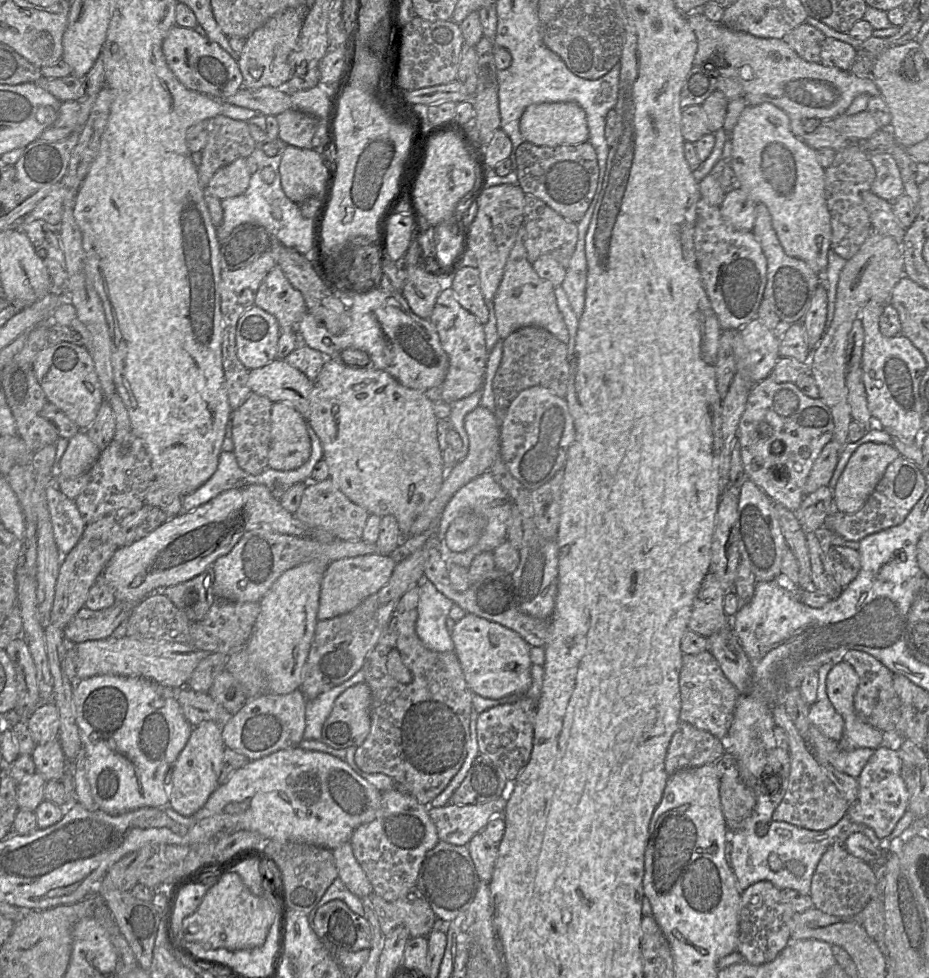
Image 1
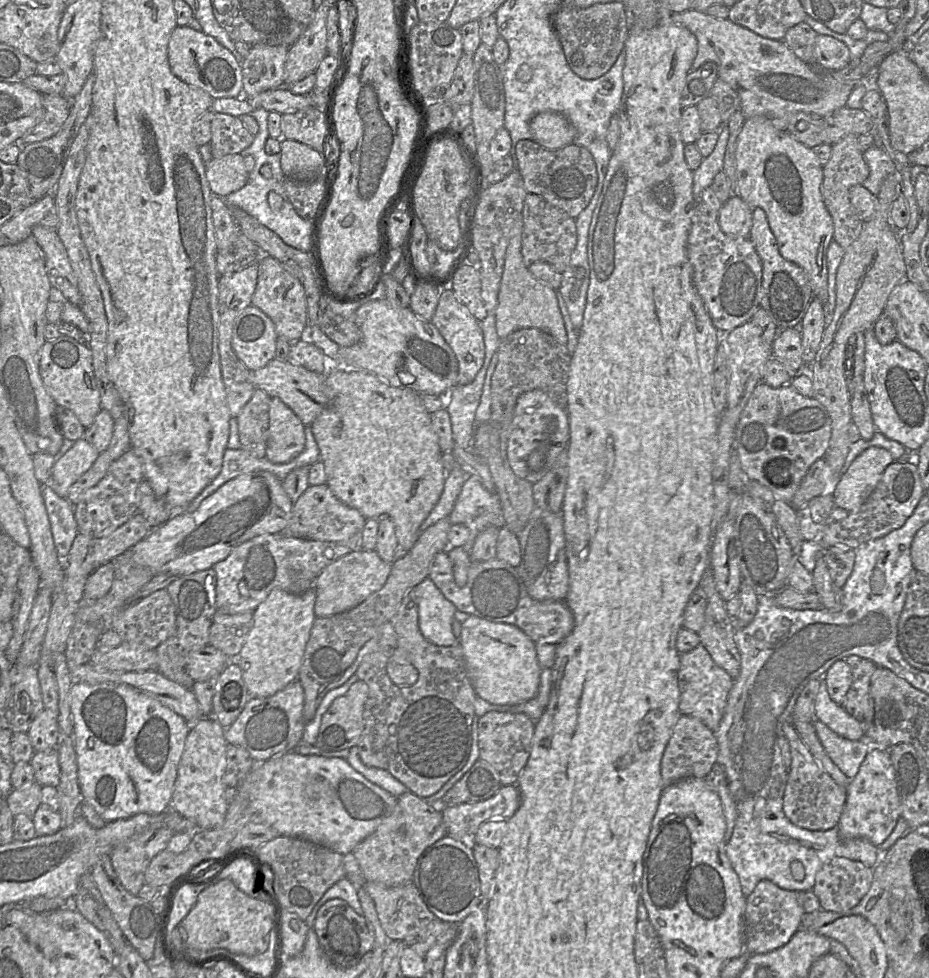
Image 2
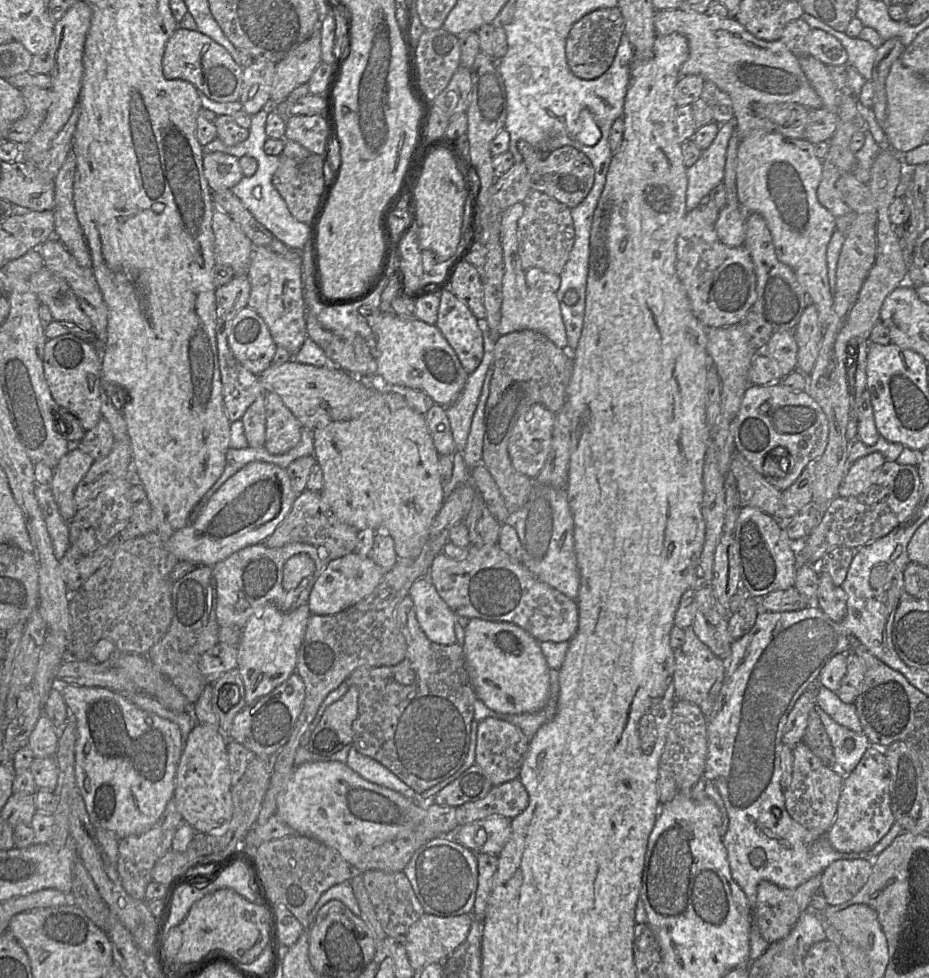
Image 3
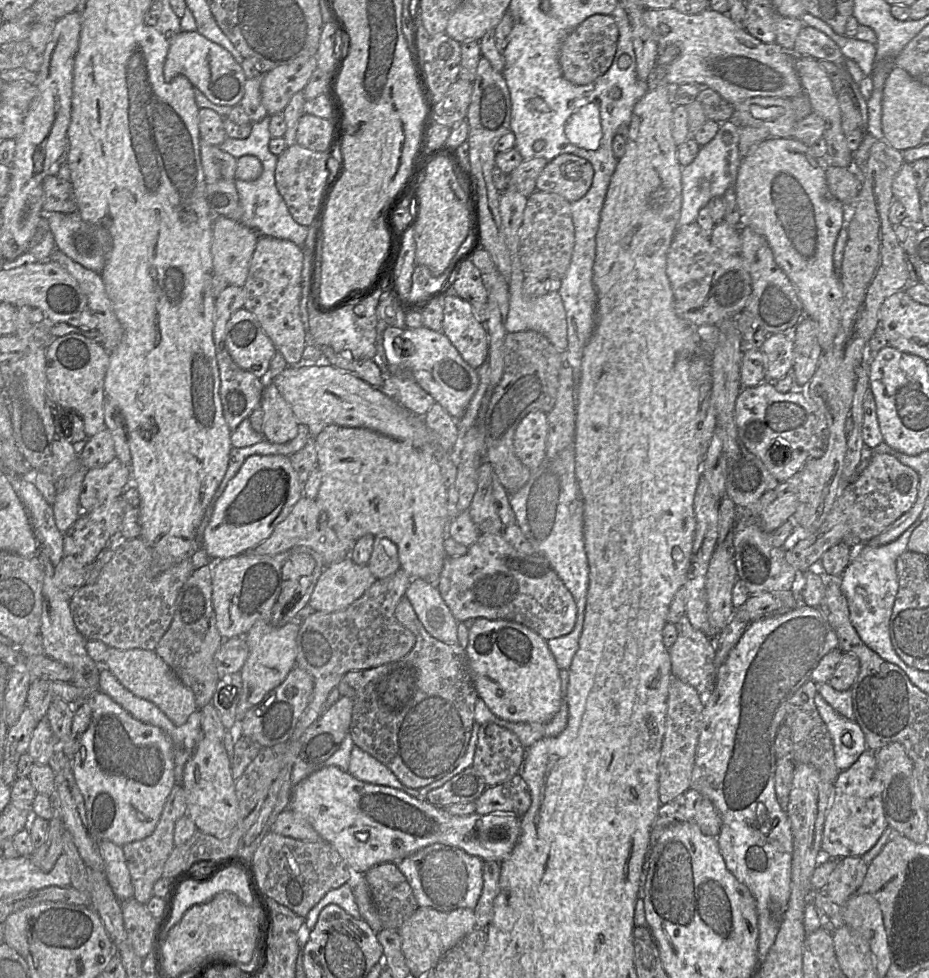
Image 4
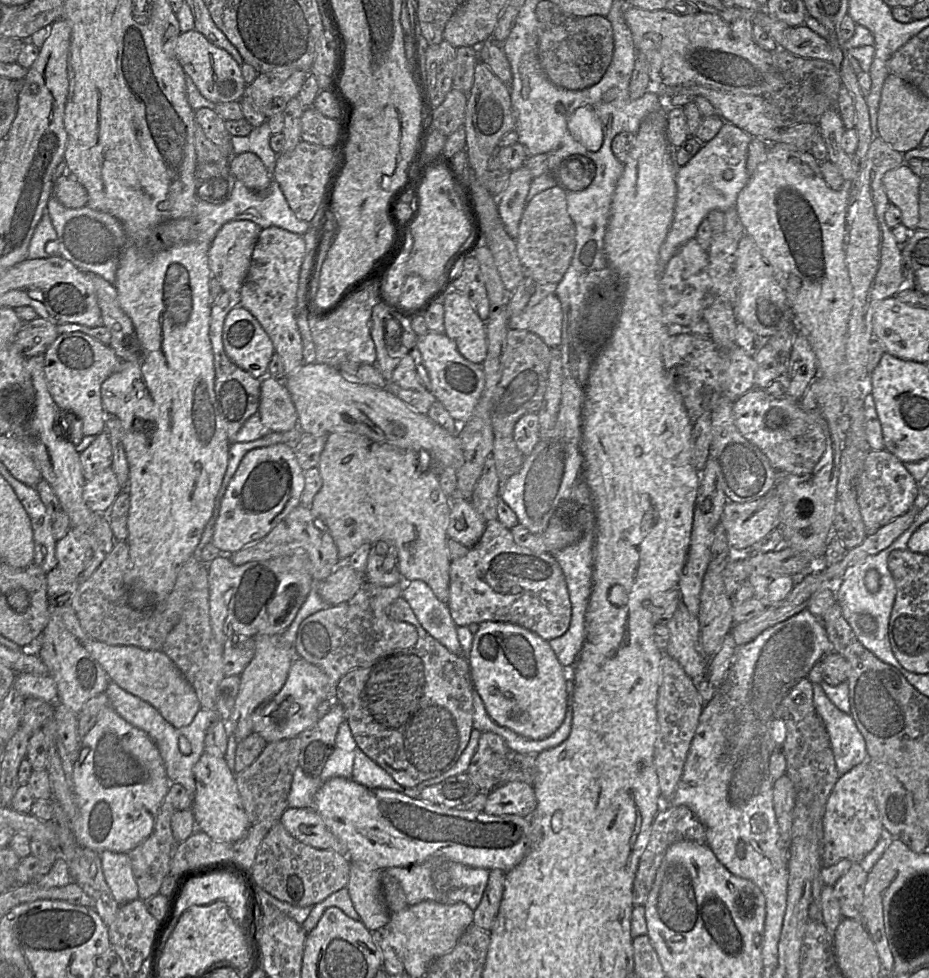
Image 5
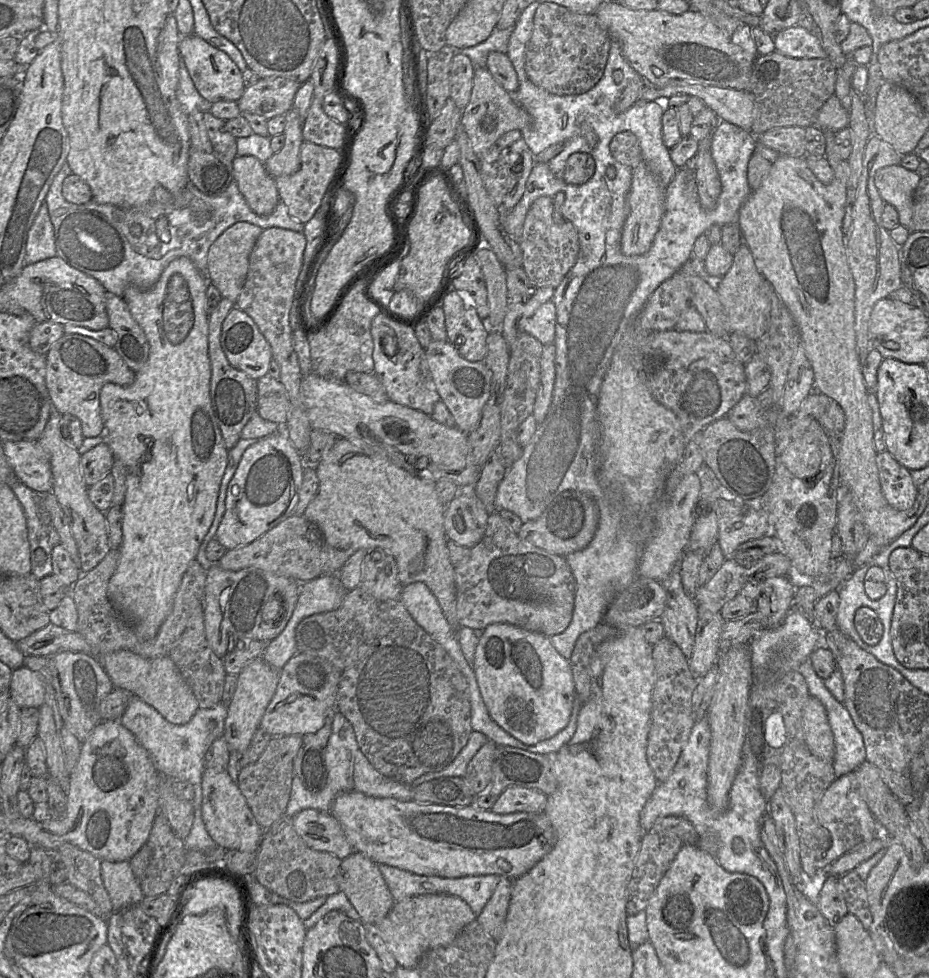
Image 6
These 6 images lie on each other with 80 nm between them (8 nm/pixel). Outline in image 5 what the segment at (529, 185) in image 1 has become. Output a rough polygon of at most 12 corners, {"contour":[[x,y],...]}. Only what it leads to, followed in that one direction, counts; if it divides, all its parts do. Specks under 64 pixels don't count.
{"contour":[[581,154],[565,158],[554,177],[569,191],[586,189],[595,163]]}

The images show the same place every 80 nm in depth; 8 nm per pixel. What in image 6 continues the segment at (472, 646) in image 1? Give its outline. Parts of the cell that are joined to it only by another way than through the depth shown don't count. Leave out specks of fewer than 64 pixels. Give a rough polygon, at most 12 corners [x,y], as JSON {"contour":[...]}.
{"contour":[[507,623],[472,669],[492,720],[522,743],[568,724],[570,661]]}

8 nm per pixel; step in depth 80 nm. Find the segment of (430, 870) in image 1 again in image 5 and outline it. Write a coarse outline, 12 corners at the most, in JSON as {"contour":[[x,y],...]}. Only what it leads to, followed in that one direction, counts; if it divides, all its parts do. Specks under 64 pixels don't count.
{"contour":[[429,858],[386,871],[408,906],[480,904],[489,870]]}

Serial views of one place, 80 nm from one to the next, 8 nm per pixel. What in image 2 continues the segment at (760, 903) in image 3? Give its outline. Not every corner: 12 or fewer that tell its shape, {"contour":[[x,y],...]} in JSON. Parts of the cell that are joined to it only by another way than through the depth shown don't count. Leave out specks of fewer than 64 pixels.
{"contour":[[761,880],[746,897],[745,951],[765,954],[801,928],[798,891]]}

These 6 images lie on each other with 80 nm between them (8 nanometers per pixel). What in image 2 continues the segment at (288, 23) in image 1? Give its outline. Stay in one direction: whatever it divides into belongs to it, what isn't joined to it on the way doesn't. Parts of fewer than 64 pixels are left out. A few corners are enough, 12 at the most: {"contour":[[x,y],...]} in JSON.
{"contour":[[256,44],[241,64],[242,96],[284,85],[289,46]]}

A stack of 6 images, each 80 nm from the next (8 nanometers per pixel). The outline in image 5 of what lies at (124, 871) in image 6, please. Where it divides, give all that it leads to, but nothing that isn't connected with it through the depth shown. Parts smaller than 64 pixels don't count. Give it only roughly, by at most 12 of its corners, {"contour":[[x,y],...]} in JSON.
{"contour":[[128,854],[99,856],[104,878],[119,906],[138,899]]}

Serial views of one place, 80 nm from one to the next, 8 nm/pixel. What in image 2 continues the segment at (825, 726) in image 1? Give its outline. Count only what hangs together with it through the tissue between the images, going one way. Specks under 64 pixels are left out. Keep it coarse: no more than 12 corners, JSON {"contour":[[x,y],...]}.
{"contour":[[820,678],[814,717],[836,734],[864,738],[864,725],[830,698]]}

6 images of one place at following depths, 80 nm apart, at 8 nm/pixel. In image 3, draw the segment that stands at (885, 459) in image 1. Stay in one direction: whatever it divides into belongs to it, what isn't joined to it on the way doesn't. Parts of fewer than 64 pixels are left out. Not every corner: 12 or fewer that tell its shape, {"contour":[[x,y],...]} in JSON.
{"contour":[[873,452],[846,471],[838,496],[858,496],[885,462]]}

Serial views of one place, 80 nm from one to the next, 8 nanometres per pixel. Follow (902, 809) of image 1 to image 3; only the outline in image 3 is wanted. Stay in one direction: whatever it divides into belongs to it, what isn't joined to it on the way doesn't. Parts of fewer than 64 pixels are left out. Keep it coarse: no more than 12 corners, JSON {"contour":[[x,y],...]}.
{"contour":[[883,748],[844,775],[827,832],[868,853],[895,822]]}

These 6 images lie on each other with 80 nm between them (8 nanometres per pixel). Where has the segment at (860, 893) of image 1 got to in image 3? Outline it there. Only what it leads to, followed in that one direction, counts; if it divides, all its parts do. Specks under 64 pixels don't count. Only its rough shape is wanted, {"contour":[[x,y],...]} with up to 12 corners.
{"contour":[[840,859],[821,873],[829,906],[852,899],[866,884],[872,861]]}

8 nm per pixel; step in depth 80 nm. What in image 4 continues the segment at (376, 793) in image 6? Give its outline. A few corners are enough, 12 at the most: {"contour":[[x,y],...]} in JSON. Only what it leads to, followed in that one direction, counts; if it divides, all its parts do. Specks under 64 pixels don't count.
{"contour":[[356,745],[348,772],[360,781],[393,787],[426,800]]}

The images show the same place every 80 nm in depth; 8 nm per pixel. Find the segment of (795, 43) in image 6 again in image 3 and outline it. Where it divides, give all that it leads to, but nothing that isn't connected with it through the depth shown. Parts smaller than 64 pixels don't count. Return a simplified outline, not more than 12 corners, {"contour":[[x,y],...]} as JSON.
{"contour":[[812,28],[808,54],[825,65],[847,65],[848,55],[831,34]]}

